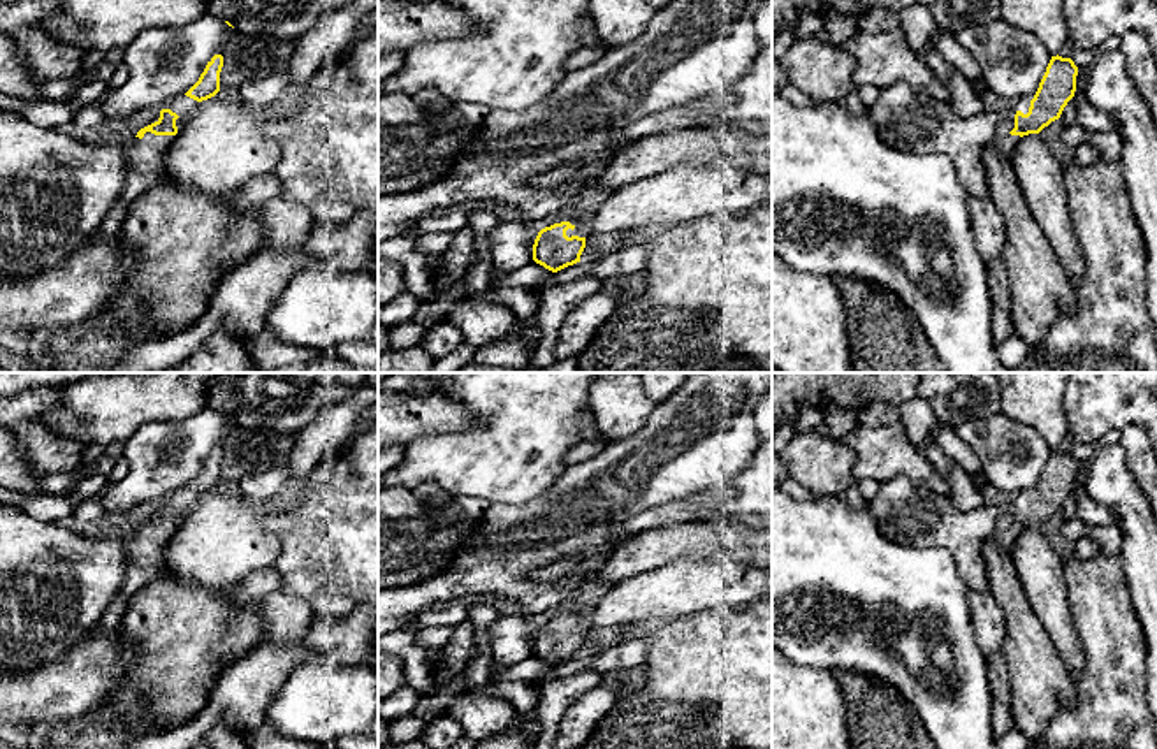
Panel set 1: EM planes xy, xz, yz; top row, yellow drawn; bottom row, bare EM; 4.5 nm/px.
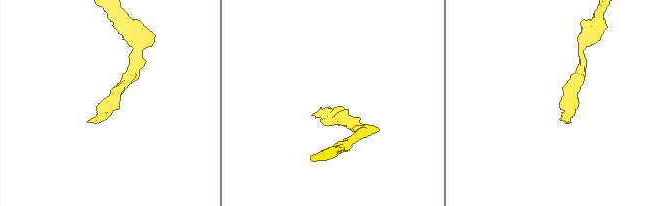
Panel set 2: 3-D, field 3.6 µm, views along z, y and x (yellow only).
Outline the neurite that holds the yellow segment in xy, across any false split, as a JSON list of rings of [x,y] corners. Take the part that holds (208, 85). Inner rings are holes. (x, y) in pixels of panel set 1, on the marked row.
[[[215,55],[207,62],[199,81],[185,95],[179,95],[164,105],[160,118],[141,128],[137,135],[127,142],[125,162],[128,176],[125,190],[98,227],[97,236],[118,234],[134,199],[142,195],[162,178],[165,153],[178,134],[178,127],[195,114],[197,105],[202,100],[207,100],[220,91],[222,67],[223,56]]]

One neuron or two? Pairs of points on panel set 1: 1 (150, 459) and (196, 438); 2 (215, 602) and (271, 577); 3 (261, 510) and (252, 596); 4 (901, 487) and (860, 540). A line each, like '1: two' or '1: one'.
1: one
2: two
3: two
4: two

